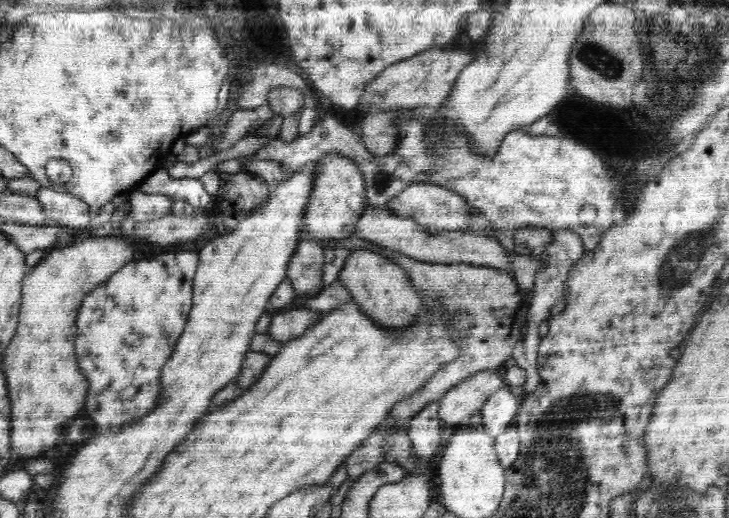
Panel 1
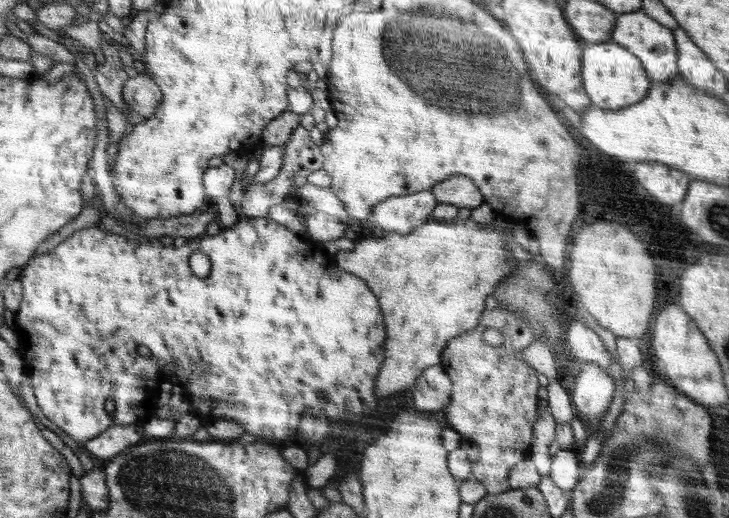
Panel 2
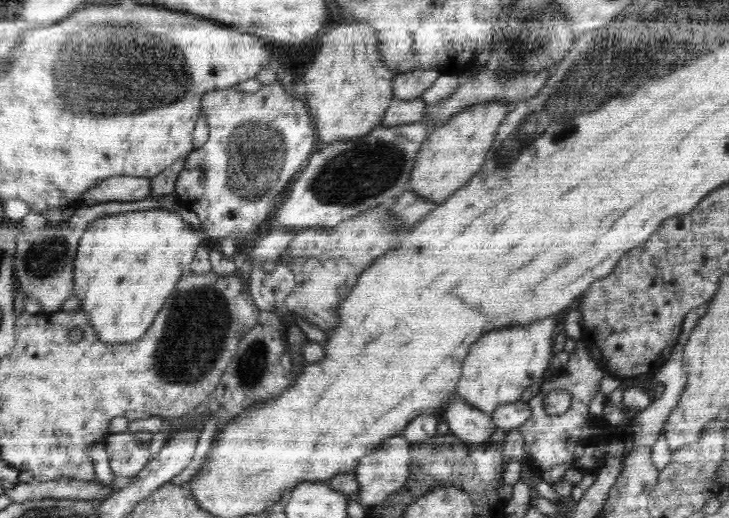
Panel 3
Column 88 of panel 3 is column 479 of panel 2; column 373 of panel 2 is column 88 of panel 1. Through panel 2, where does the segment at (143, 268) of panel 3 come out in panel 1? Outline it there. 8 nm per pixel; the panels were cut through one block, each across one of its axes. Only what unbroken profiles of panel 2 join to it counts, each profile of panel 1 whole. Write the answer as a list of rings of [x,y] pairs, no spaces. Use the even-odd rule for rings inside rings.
[[[139,190],[129,193],[130,214],[122,220],[120,230],[60,249],[49,249],[47,255],[22,279],[19,322],[2,358],[2,370],[6,374],[6,386],[12,402],[10,450],[18,458],[34,459],[54,448],[58,438],[62,439],[66,433],[67,421],[85,406],[87,380],[74,352],[74,322],[80,302],[88,292],[134,258],[134,247],[125,237],[135,224],[165,217],[171,212],[174,201],[164,194],[144,194]]]

